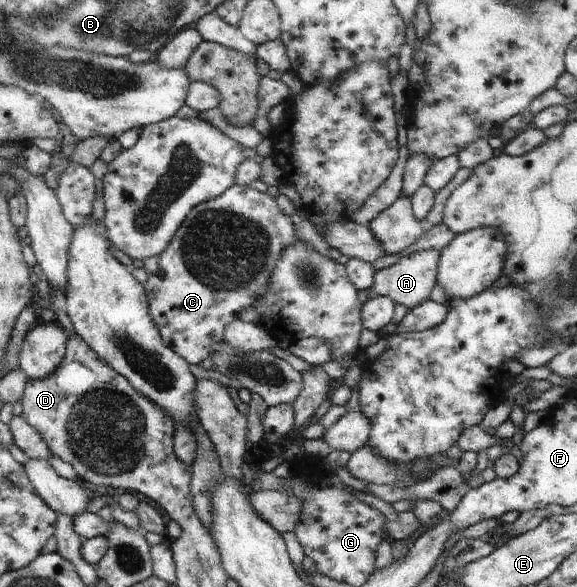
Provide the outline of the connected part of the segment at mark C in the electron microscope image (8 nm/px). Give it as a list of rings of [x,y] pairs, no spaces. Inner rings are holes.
[[[235,184],[222,196],[192,209],[171,244],[160,255],[158,274],[149,275],[143,283],[151,302],[152,318],[163,335],[163,341],[172,350],[190,364],[200,364],[214,354],[213,348],[224,340],[228,325],[238,320],[242,310],[256,306],[259,298],[271,288],[276,260],[287,246],[297,241],[292,219],[282,214],[276,198],[248,185]]]

